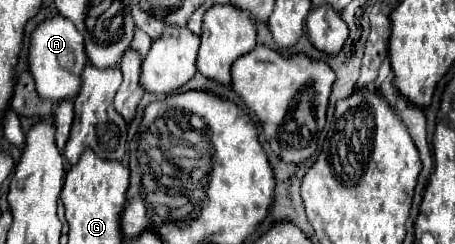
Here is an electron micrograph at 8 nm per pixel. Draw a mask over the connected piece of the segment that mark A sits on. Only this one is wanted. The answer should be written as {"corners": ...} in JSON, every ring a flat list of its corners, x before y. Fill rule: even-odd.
{"corners":[[63,17,45,19,35,27,31,33,31,45,29,45,29,71,33,75,37,93,43,99,51,101,63,101,65,97,75,97,81,85,81,71,87,65,83,39,77,29,73,29,73,23,65,21]]}

